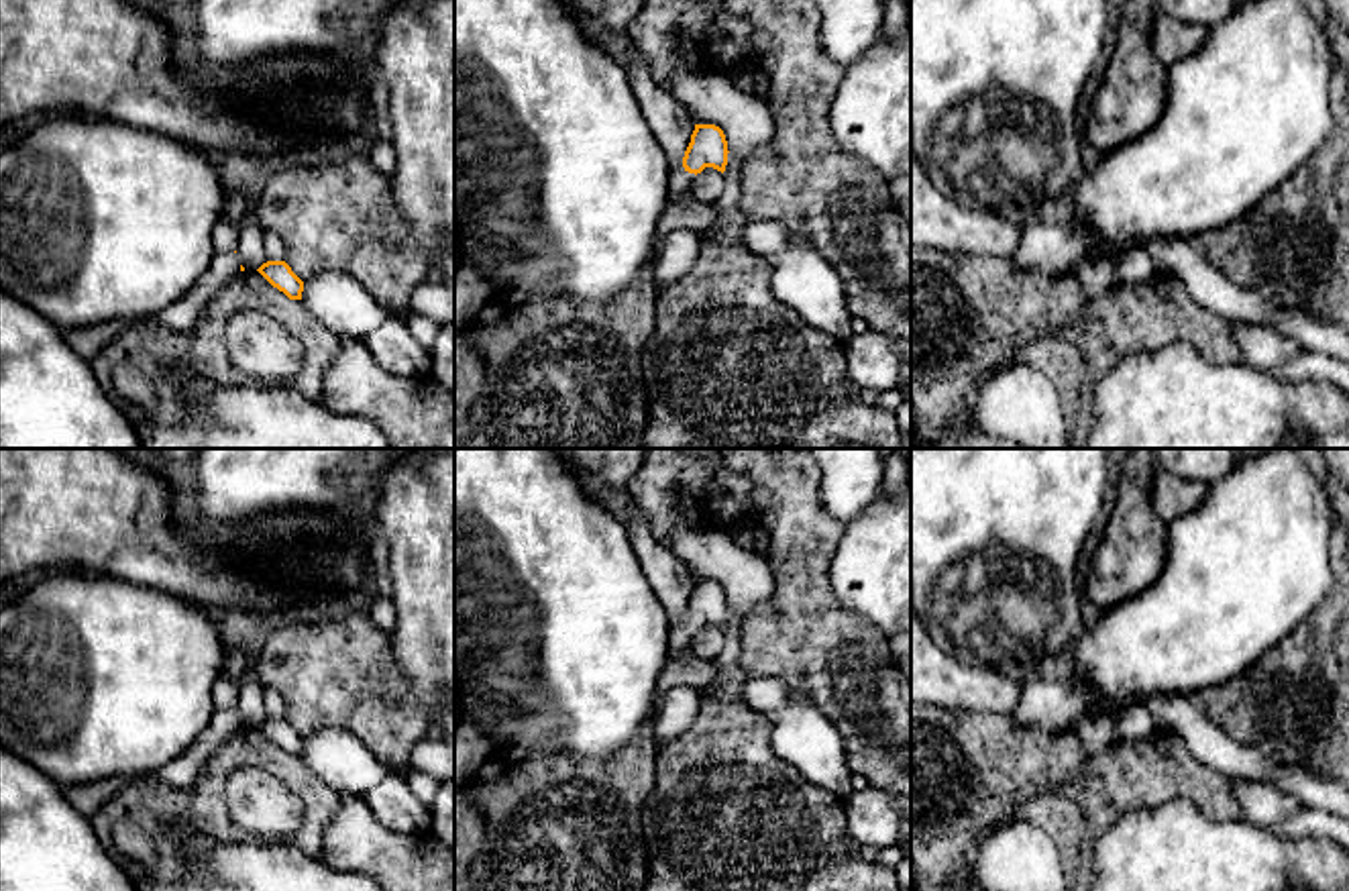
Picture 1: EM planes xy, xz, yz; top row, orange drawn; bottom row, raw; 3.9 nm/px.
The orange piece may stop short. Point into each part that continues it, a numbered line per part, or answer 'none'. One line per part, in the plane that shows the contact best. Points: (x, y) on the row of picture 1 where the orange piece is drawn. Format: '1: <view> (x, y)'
1: xz (679, 180)

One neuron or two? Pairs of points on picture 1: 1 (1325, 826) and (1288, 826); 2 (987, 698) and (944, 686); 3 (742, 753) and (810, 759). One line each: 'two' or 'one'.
1: one
2: one
3: two

